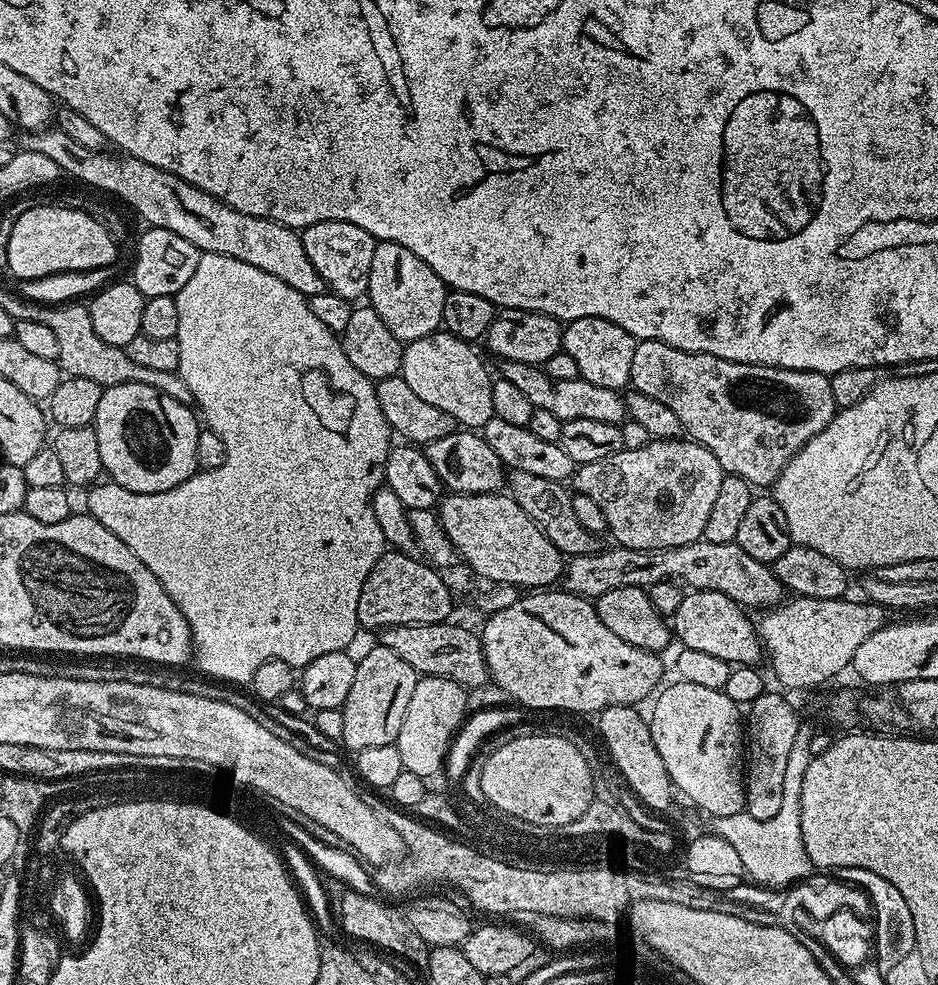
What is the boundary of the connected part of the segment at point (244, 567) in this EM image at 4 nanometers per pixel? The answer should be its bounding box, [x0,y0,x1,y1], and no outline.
[86,252,394,686]

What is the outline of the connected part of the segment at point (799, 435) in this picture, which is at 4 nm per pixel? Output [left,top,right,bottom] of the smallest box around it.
[630,340,837,490]

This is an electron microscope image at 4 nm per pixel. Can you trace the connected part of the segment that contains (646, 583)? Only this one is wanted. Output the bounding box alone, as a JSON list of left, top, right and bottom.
[562,539,786,610]

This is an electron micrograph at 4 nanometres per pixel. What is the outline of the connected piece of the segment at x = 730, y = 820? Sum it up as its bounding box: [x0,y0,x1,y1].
[711,790,814,889]

